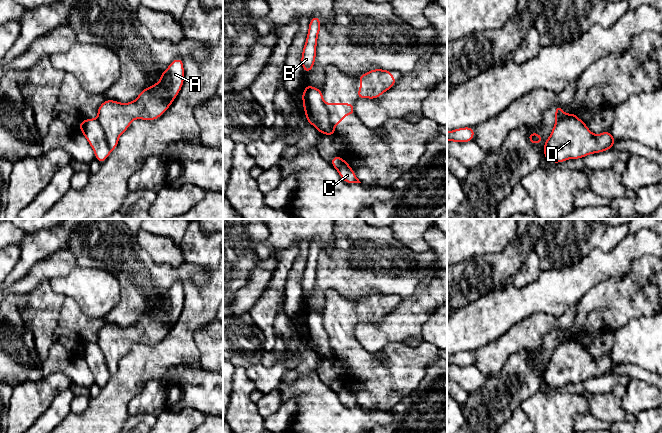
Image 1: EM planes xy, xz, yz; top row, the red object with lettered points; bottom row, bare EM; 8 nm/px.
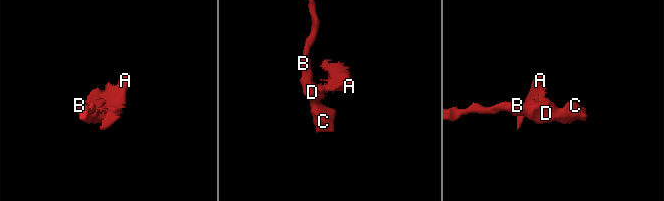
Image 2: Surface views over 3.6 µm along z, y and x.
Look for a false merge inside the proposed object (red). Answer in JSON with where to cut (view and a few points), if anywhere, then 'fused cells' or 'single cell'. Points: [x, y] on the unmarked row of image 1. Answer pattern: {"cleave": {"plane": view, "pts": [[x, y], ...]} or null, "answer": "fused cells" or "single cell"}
{"cleave": {"plane": "xz", "pts": [[324, 327], [334, 354]]}, "answer": "fused cells"}

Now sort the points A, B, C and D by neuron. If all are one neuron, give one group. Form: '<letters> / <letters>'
A / B C D

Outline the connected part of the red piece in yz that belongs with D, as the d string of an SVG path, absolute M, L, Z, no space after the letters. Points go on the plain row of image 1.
M571 340L555 348L543 377L547 385L561 387L609 375L616 366L609 354L594 359L585 346L577 340Z

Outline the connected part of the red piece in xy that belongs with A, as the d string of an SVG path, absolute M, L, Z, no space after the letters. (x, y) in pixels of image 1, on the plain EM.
M174 283L161 297L160 305L143 313L130 327L105 324L97 333L100 346L111 374L115 374L119 361L134 343L153 345L171 330L184 307L183 283Z

